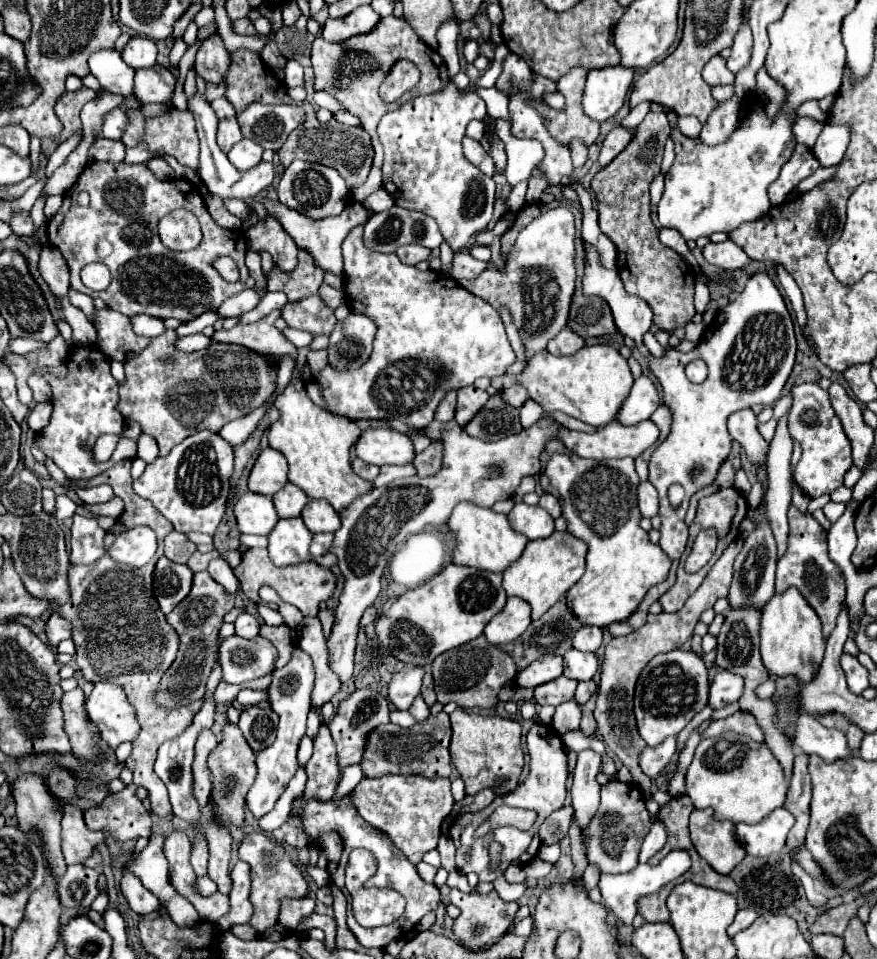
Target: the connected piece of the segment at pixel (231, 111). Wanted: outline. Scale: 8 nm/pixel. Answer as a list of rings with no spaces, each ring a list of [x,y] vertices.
[[[222,97],[222,99],[212,101],[210,105],[212,105],[212,109],[216,111],[216,115],[218,115],[218,119],[220,119],[220,121],[236,117],[236,109],[234,109],[234,107],[232,107],[232,103],[230,103],[228,99],[224,99],[224,97]]]

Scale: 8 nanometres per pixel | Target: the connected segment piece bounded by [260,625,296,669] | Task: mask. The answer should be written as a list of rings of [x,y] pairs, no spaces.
[[[262,625],[260,627],[260,635],[266,637],[276,649],[278,649],[278,661],[276,661],[276,669],[284,667],[290,661],[290,653],[296,647],[296,631],[286,627],[286,625]]]

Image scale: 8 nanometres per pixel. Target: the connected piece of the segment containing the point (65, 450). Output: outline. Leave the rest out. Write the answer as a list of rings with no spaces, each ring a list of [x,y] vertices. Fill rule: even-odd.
[[[84,347],[84,357],[80,353],[82,349],[76,349],[66,361],[66,375],[44,375],[46,381],[52,387],[52,417],[50,423],[40,429],[34,437],[34,443],[50,457],[68,479],[80,481],[80,479],[92,479],[100,475],[102,471],[114,467],[120,461],[132,461],[136,457],[136,441],[126,439],[122,435],[124,431],[124,417],[118,411],[118,383],[110,375],[110,357],[106,357],[98,347]],[[104,433],[118,435],[116,451],[112,453],[110,461],[104,465],[92,465],[92,449],[90,445]],[[76,449],[78,449],[78,461],[76,461]]]

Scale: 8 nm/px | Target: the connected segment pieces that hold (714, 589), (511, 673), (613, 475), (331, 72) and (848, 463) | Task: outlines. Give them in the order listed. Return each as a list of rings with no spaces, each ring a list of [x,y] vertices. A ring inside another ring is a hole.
[[[738,537],[736,541],[732,541],[726,551],[722,553],[722,557],[714,563],[714,567],[708,571],[706,579],[702,581],[702,585],[696,589],[696,593],[686,601],[686,605],[676,611],[676,613],[660,613],[660,615],[648,615],[646,625],[642,625],[640,629],[636,629],[630,635],[624,637],[614,637],[608,645],[606,645],[606,655],[604,655],[604,663],[602,663],[602,673],[600,673],[600,691],[596,697],[596,709],[594,709],[594,717],[598,723],[598,733],[602,735],[602,741],[606,743],[606,749],[610,753],[614,753],[632,773],[634,777],[634,785],[642,791],[642,795],[650,795],[650,787],[652,781],[642,773],[640,765],[638,765],[638,755],[640,751],[646,747],[644,739],[638,735],[636,729],[636,719],[632,713],[632,697],[634,697],[634,685],[636,679],[640,675],[640,671],[646,667],[646,663],[658,655],[658,653],[668,653],[672,649],[682,647],[690,637],[692,637],[692,629],[700,619],[700,613],[710,609],[716,599],[726,597],[728,595],[728,587],[732,581],[732,563],[736,559],[736,555],[742,549],[742,539]]]
[[[480,635],[478,639],[450,649],[442,655],[438,655],[438,659],[434,659],[432,663],[432,675],[434,675],[434,685],[436,685],[436,695],[440,703],[448,703],[448,701],[456,701],[460,707],[464,709],[494,709],[498,705],[498,693],[500,689],[514,681],[514,677],[518,675],[516,663],[514,659],[500,651],[496,645],[488,643],[488,639],[484,635]]]
[[[552,439],[548,443],[548,447],[558,447],[558,449],[550,455],[548,463],[544,463],[542,473],[540,473],[540,485],[544,487],[544,491],[548,491],[560,499],[562,515],[568,523],[568,533],[572,533],[574,537],[582,539],[588,545],[586,573],[566,593],[568,607],[570,607],[570,611],[574,611],[574,615],[584,625],[608,627],[614,621],[628,619],[636,611],[636,607],[642,601],[642,597],[646,595],[646,591],[652,585],[656,585],[668,577],[668,569],[670,569],[672,561],[658,545],[652,545],[648,539],[648,533],[644,529],[640,529],[642,515],[638,511],[638,497],[636,497],[636,489],[638,489],[640,481],[634,471],[634,459],[616,461],[616,469],[598,469],[600,467],[598,461],[582,459],[582,457],[570,453],[568,449],[564,449],[564,445],[558,439]]]
[[[384,17],[376,23],[374,31],[366,33],[366,35],[354,35],[342,43],[328,43],[322,37],[316,37],[312,43],[312,67],[314,67],[314,89],[316,91],[332,91],[334,97],[338,99],[338,103],[352,115],[356,115],[364,129],[370,133],[372,137],[372,147],[374,147],[374,163],[372,163],[372,171],[366,179],[366,183],[356,189],[352,195],[356,201],[366,199],[370,193],[378,191],[382,187],[382,163],[384,163],[384,151],[382,151],[382,143],[378,141],[378,121],[382,119],[384,113],[398,109],[402,103],[406,103],[410,97],[416,95],[428,95],[434,91],[440,91],[446,83],[446,65],[442,61],[442,57],[438,55],[438,51],[434,51],[432,47],[428,47],[418,35],[416,31],[408,25],[408,21],[404,17]],[[400,59],[406,59],[410,63],[414,63],[418,67],[420,81],[418,85],[408,91],[404,97],[400,97],[394,103],[384,103],[378,89],[382,85],[382,81],[386,79],[386,75],[390,73],[390,69],[394,67],[394,63],[398,63]]]
[[[802,383],[792,389],[794,401],[790,407],[790,435],[802,447],[802,457],[794,467],[794,481],[808,497],[830,495],[842,487],[846,471],[852,467],[850,441],[842,431],[842,423],[830,405],[830,397],[818,383]]]

